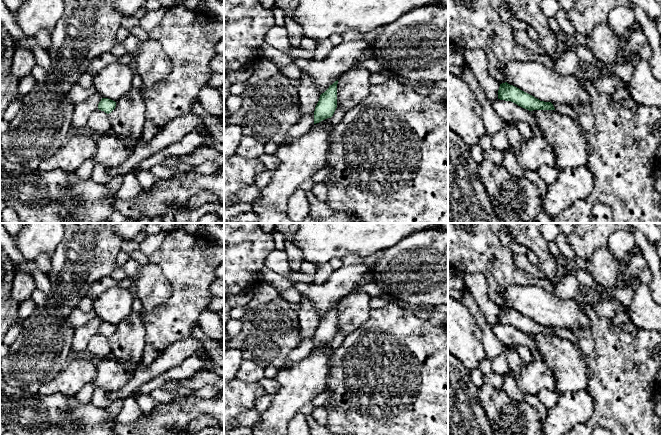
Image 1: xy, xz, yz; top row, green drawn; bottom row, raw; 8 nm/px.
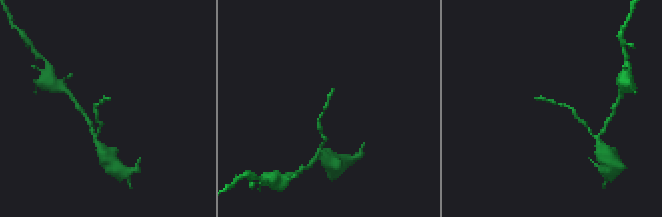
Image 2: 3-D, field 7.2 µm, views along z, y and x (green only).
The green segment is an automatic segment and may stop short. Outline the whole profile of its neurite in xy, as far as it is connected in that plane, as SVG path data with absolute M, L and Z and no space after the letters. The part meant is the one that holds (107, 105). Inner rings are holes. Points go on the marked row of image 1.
M102 98L98 104L98 109L104 111L107 114L111 113L115 107L116 102L108 98Z

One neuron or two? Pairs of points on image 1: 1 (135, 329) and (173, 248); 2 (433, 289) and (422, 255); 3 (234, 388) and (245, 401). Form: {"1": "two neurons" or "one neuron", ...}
{"1": "two neurons", "2": "one neuron", "3": "one neuron"}

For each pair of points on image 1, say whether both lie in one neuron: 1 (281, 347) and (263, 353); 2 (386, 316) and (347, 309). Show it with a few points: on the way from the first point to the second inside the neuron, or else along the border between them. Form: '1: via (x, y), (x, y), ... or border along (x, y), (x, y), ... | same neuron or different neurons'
1: via (277, 347), (269, 347), (267, 349) | same neuron
2: border along (371, 309), (368, 317), (353, 330) | different neurons

